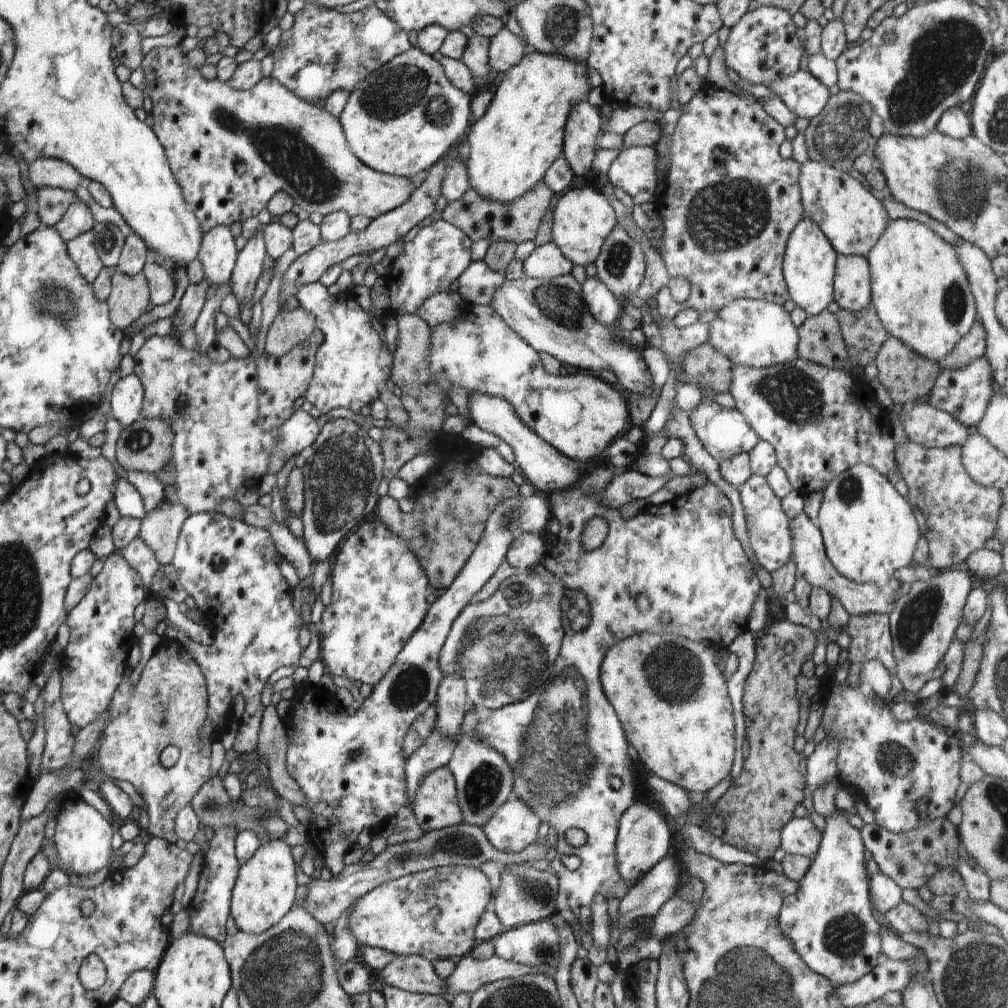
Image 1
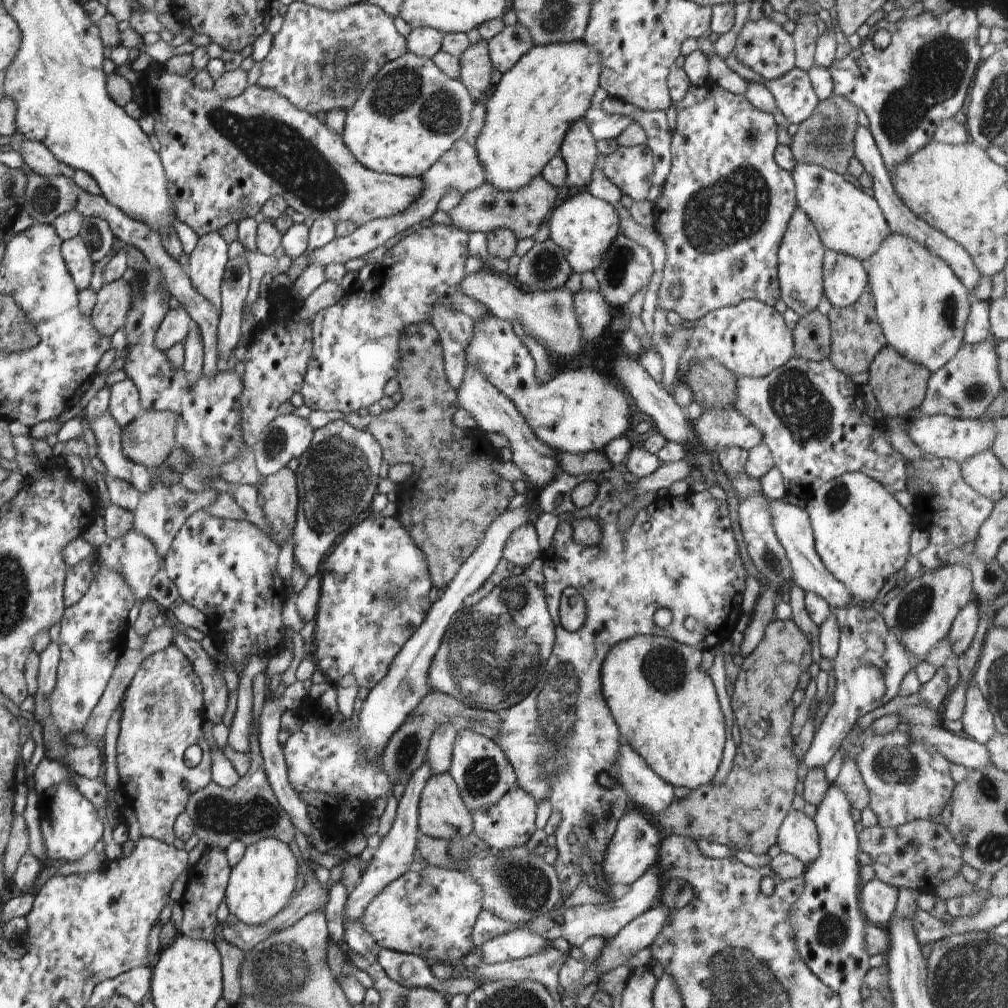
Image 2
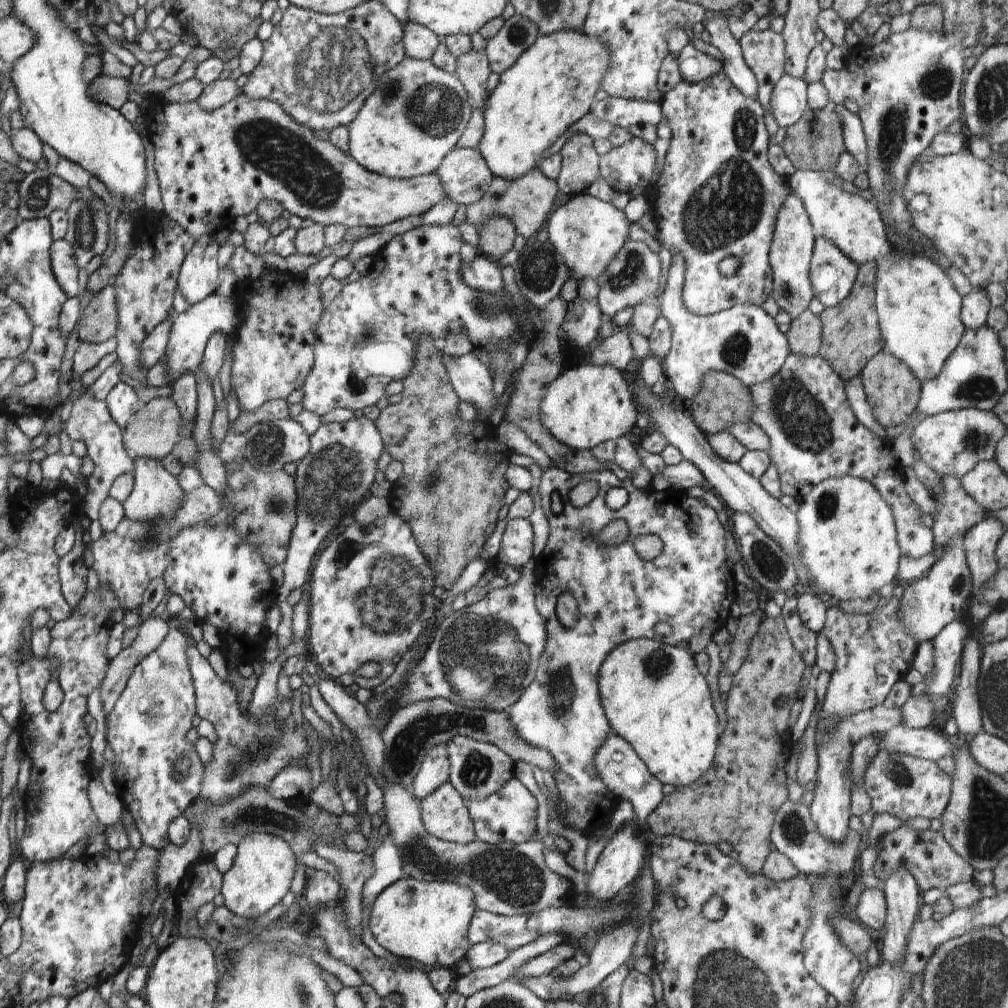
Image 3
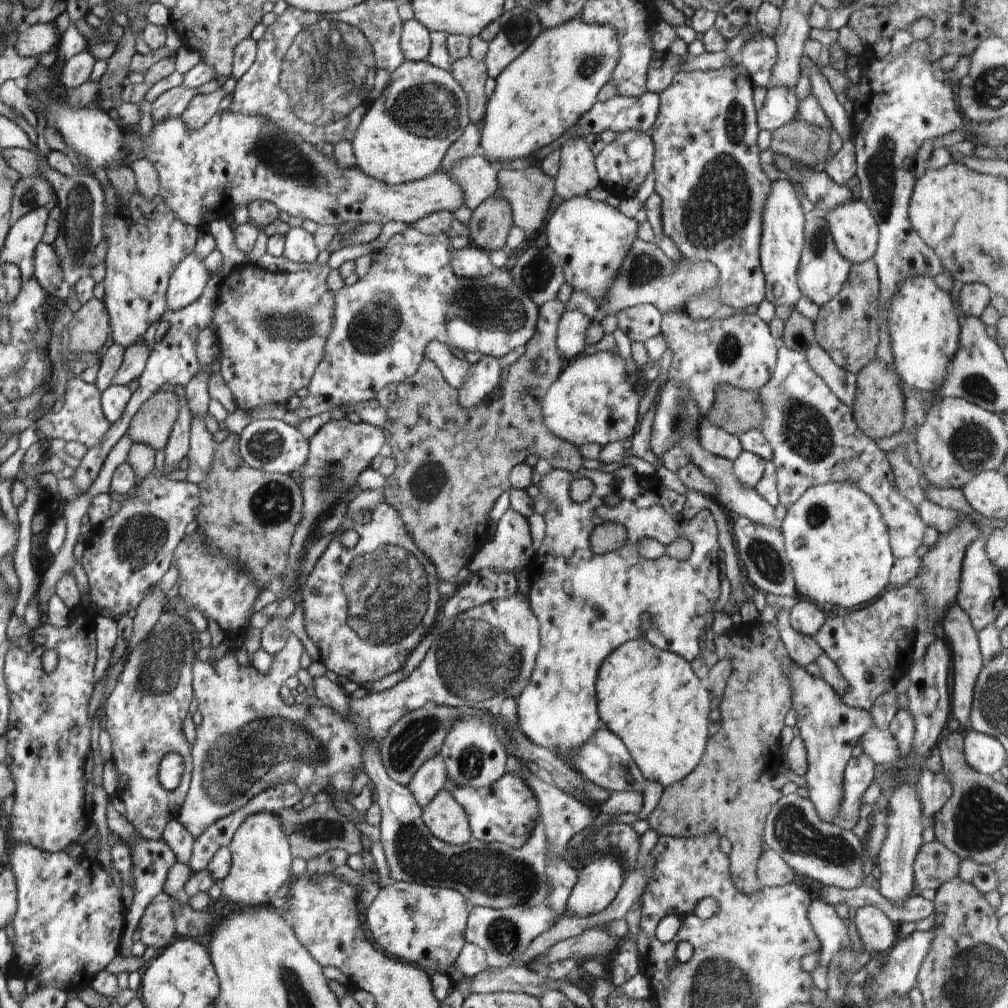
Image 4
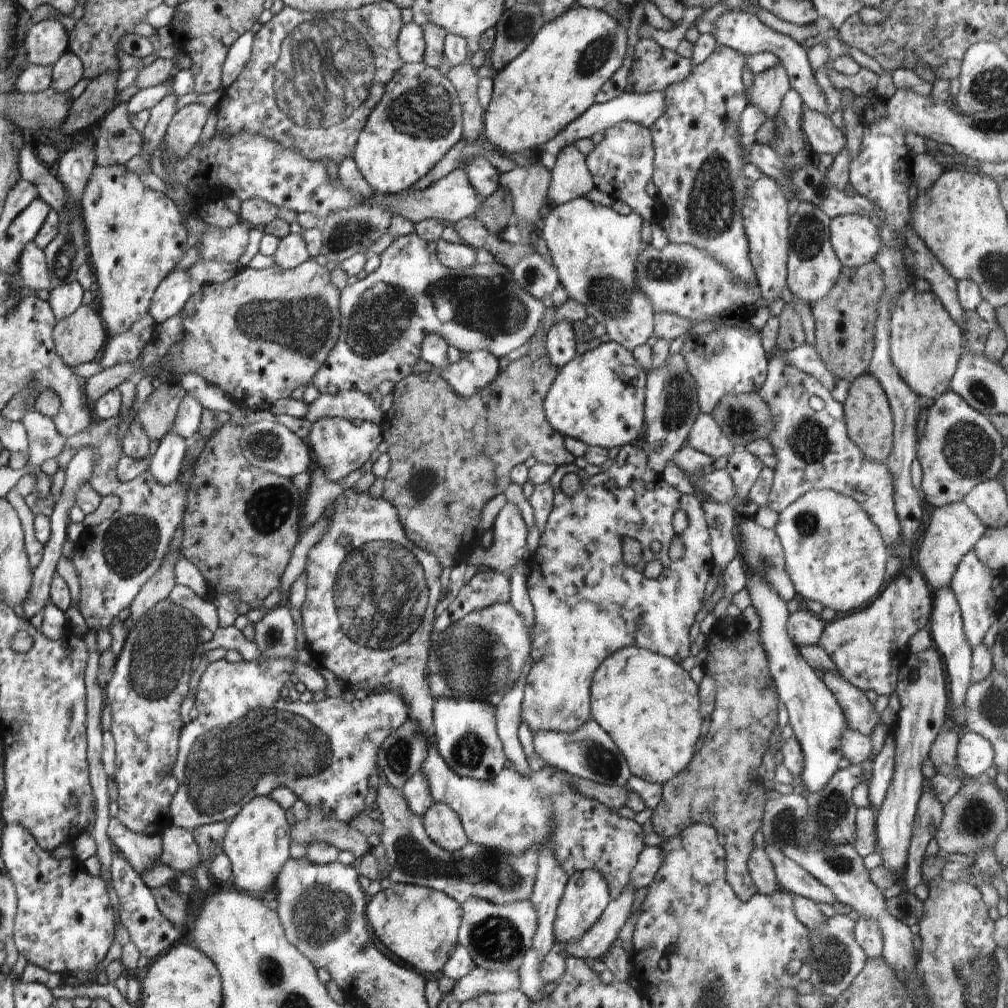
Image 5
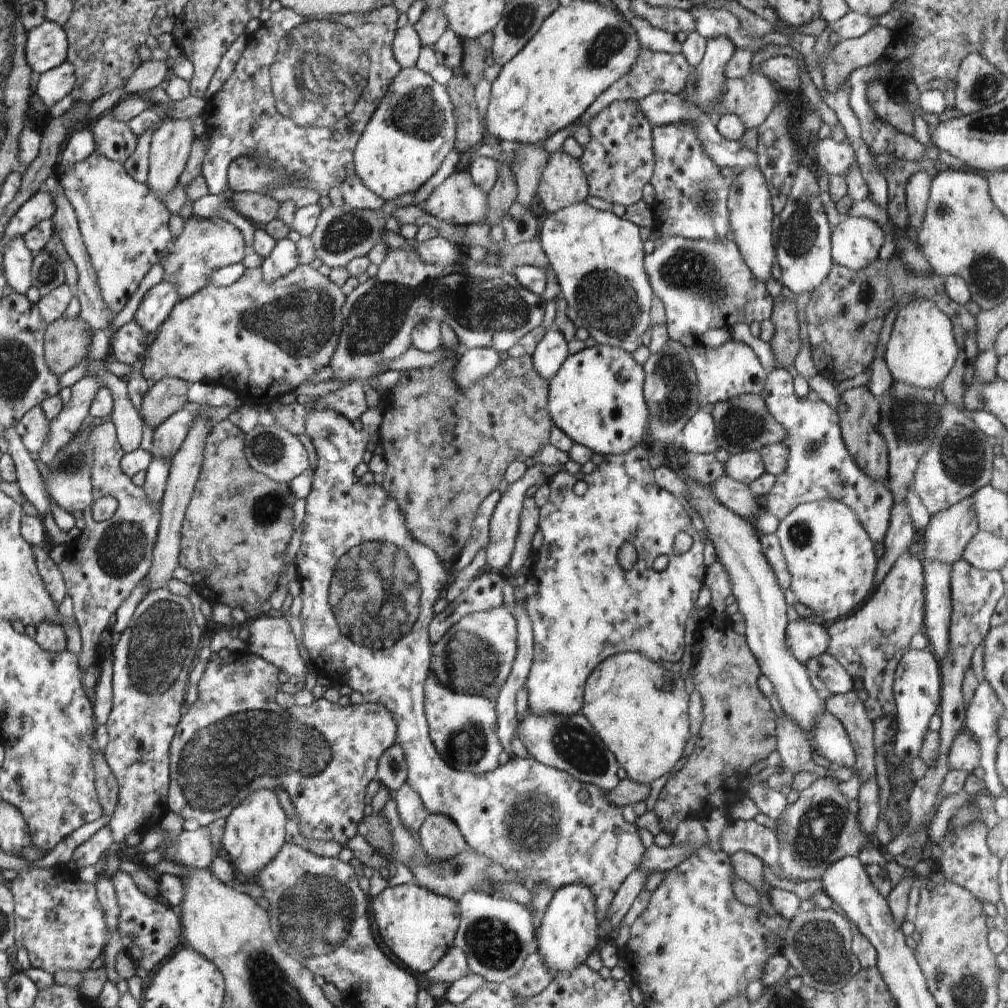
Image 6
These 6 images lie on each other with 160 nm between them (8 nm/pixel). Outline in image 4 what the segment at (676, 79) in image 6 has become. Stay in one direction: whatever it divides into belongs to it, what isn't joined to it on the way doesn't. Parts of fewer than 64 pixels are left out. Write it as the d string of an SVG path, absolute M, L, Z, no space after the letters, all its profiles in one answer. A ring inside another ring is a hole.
M655 50L648 67L645 82L647 90L657 95L664 92L670 86L674 75L679 72L679 66L684 61L684 56L675 55L669 50L664 52Z

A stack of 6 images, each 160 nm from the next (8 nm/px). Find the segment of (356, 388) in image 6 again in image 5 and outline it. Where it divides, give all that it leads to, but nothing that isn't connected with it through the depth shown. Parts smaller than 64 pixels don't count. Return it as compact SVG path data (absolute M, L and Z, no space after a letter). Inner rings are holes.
M345 390L336 395L320 394L308 405L304 419L316 422L324 417L340 417L348 420L370 421L379 425L384 413L368 394L357 390Z

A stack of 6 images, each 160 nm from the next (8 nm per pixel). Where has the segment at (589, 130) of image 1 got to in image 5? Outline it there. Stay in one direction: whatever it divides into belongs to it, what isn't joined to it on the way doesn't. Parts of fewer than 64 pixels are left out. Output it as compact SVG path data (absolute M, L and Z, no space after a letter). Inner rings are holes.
M575 144L566 145L556 157L551 172L547 196L561 205L585 197L595 188L586 157Z

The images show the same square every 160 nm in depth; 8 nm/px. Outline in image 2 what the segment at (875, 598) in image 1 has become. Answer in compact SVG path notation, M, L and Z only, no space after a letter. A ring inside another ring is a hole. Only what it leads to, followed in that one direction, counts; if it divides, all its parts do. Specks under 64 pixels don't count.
M768 499L767 503L772 528L782 543L791 566L791 584L802 587L804 592L810 591L818 594L826 600L832 610L854 604L851 592L839 580L836 580L834 575L828 572L828 569L821 563L822 560L814 548L814 535L808 513L796 505L785 503L782 499Z

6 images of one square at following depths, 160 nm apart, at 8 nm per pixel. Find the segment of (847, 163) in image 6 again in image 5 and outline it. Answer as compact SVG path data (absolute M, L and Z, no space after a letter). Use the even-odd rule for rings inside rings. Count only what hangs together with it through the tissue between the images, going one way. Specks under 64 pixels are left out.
M803 109L802 130L811 152L835 157L847 145L845 133L832 123L830 117L818 111Z

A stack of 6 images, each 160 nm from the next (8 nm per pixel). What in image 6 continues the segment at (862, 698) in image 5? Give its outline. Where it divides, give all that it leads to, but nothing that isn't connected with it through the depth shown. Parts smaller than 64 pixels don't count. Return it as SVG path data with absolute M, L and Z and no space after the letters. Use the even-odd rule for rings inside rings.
M824 688L820 694L824 696L825 710L831 712L846 729L855 752L855 763L852 768L854 772L857 771L862 784L878 779L876 769L874 768L873 722L866 714L863 701L858 699L858 694L854 690L844 694L832 695L828 692L827 688Z

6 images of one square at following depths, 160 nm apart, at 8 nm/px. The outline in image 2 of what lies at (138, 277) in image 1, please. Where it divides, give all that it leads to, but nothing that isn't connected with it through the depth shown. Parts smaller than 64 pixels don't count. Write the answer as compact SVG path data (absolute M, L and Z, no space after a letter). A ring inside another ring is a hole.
M122 277L108 284L103 284L101 289L97 292L96 304L91 315L95 320L96 330L98 330L101 335L110 337L124 329L126 312L130 309L130 300L132 300L130 288L128 288L126 281L128 281L128 277Z

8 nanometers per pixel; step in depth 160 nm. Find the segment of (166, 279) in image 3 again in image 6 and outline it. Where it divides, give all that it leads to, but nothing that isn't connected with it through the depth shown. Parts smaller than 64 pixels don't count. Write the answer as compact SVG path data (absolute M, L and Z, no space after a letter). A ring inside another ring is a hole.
M96 150L83 161L57 169L55 176L75 210L103 301L117 314L136 292L150 266L158 263L160 250L166 248L166 242L170 240L170 211L150 187L136 182L123 164L98 154Z

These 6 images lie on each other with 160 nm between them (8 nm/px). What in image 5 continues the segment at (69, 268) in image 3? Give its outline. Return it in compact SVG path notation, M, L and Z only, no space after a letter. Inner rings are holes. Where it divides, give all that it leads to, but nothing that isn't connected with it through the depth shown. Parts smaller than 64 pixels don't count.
M35 241L25 246L19 257L17 275L26 293L37 290L52 290L48 276L44 251L36 246Z

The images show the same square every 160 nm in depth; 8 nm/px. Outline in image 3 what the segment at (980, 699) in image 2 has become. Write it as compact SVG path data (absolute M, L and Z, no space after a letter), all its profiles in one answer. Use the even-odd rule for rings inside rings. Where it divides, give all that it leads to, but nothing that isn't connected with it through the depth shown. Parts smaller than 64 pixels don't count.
M969 636L962 650L960 678L956 686L956 702L952 717L958 723L960 737L973 739L982 729L982 710L978 699L978 678L980 677L980 660L982 647Z

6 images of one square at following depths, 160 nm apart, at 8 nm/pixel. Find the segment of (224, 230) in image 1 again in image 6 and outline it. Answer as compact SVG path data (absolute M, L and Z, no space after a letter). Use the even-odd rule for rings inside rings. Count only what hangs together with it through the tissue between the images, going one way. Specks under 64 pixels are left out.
M163 280L145 292L133 320L146 334L154 334L162 328L178 302L178 288Z

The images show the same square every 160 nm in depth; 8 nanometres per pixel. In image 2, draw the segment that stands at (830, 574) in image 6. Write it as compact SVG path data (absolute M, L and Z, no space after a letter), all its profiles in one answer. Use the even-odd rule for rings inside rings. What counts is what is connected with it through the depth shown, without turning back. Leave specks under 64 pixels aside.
M850 471L825 483L819 483L808 499L808 513L814 535L814 548L822 564L839 580L852 595L854 603L872 603L894 572L903 574L904 564L910 558L910 534L915 519L896 501L876 479L860 471Z

